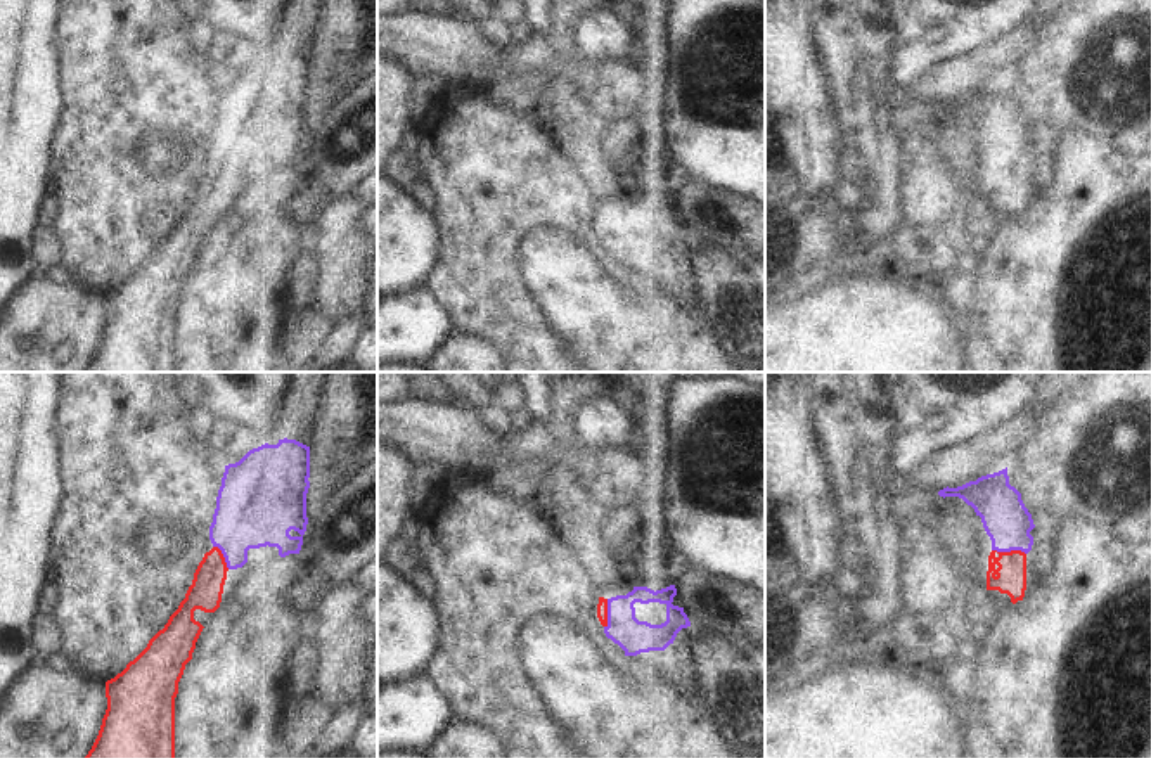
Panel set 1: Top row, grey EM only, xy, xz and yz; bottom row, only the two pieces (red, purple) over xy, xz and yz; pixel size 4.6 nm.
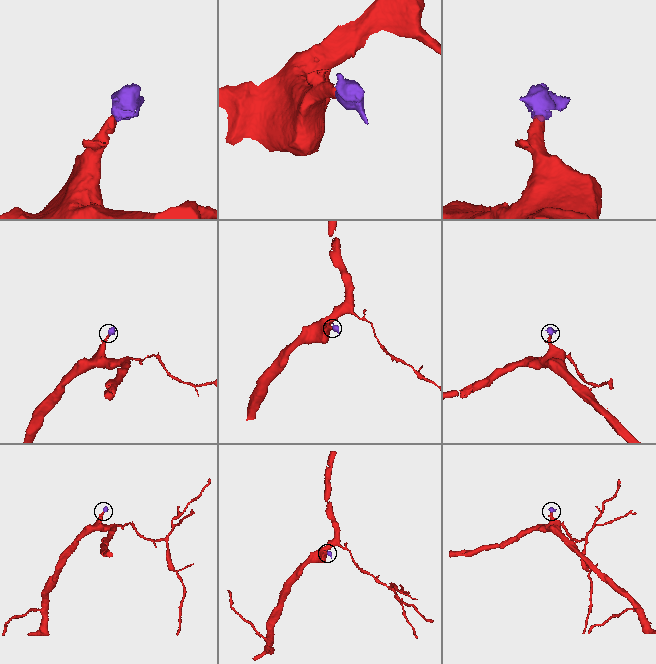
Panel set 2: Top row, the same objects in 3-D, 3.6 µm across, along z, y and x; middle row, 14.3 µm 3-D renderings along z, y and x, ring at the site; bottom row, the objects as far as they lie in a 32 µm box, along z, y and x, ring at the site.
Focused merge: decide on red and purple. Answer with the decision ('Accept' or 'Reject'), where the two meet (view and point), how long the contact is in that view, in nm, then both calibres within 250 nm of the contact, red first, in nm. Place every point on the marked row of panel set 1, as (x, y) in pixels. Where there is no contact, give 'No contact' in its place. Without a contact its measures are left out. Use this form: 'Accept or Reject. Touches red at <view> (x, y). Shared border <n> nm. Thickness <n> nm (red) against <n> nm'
Accept. Touches red at yz (1011, 551). Shared border 160 nm. Thickness 140 nm (red) against 220 nm.

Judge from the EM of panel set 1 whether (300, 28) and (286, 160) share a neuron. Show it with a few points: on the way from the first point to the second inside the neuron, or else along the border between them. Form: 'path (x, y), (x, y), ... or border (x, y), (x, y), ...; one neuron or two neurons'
path (293, 61), (281, 83), (281, 127); one neuron

